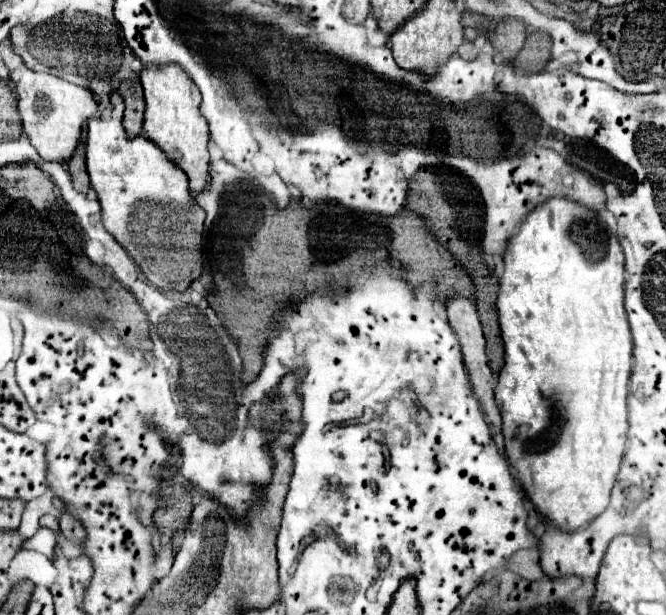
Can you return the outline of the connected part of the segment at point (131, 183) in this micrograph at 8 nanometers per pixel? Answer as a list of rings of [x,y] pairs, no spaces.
[[[115,92],[111,96],[113,112],[109,120],[89,120],[87,126],[87,172],[92,187],[103,210],[103,226],[109,234],[115,236],[115,240],[127,250],[127,254],[135,260],[135,264],[141,268],[141,272],[147,276],[147,280],[161,288],[161,290],[177,290],[185,292],[193,280],[197,280],[203,272],[203,256],[201,256],[201,234],[203,234],[203,222],[205,212],[199,208],[195,198],[189,192],[187,178],[183,170],[177,170],[153,142],[145,140],[143,136],[127,140],[123,130],[123,100]]]

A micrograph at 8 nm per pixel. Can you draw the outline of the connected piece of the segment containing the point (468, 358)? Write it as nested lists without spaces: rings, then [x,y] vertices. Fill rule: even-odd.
[[[453,298],[453,300],[447,302],[447,318],[449,318],[449,326],[453,328],[455,336],[459,338],[463,362],[465,362],[465,368],[467,368],[467,374],[469,374],[473,392],[475,392],[479,404],[481,404],[481,410],[483,410],[483,414],[487,416],[487,422],[491,424],[493,434],[501,434],[501,416],[499,416],[499,410],[497,410],[495,398],[493,398],[493,390],[495,390],[495,384],[497,384],[497,376],[491,372],[491,368],[489,368],[489,364],[487,364],[485,338],[483,338],[483,332],[481,332],[481,322],[479,322],[479,316],[477,316],[477,308],[475,308],[475,304],[473,304],[471,300],[467,300],[467,298]]]

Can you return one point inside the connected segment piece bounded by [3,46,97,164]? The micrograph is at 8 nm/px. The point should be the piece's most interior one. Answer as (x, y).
(53, 111)

